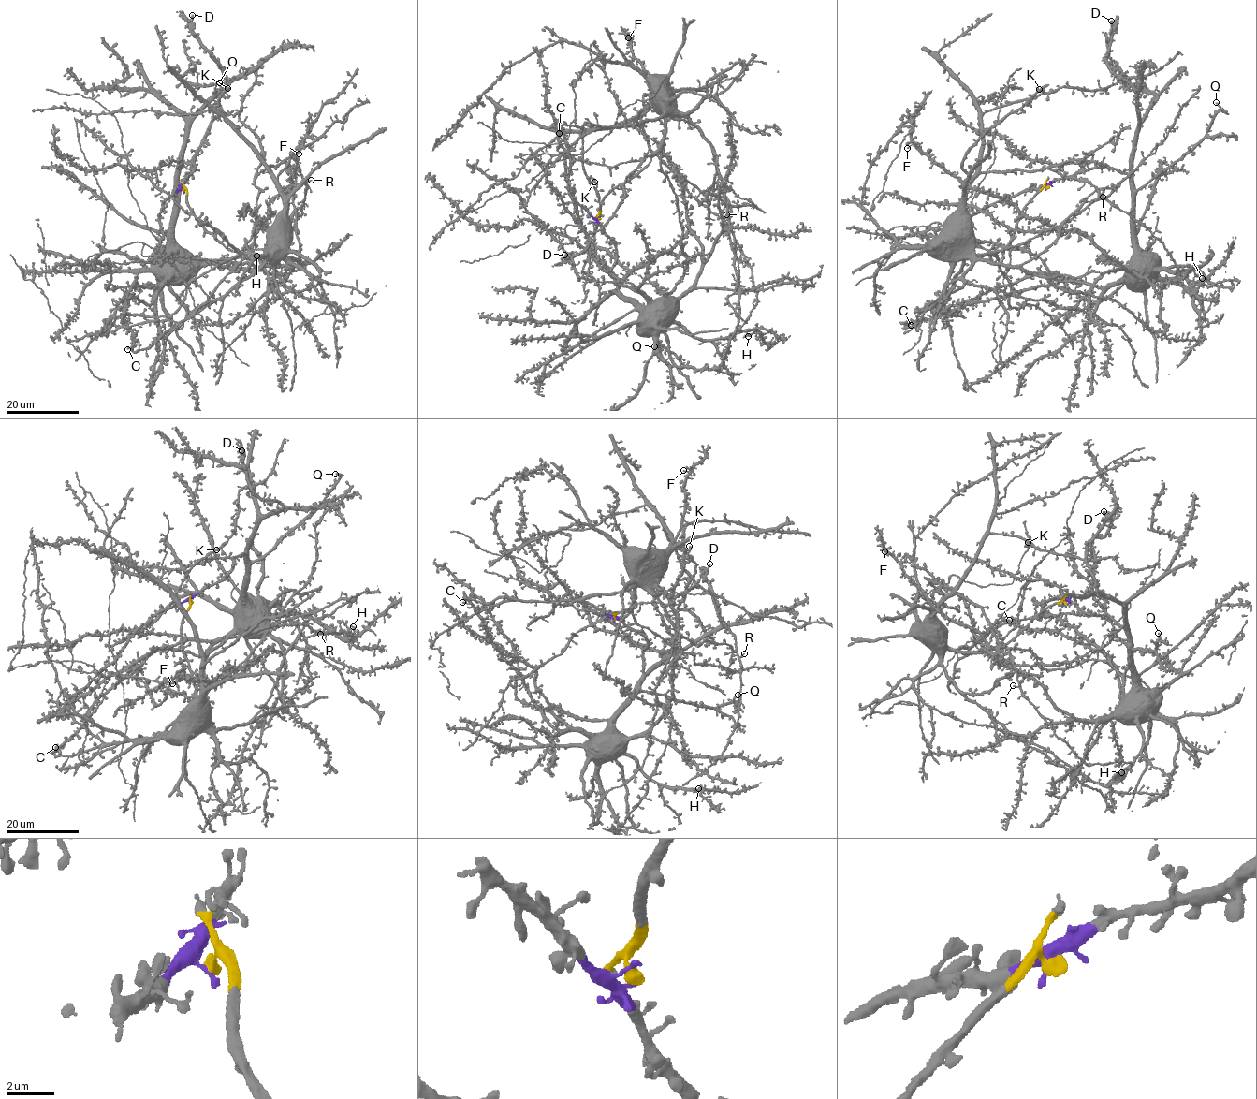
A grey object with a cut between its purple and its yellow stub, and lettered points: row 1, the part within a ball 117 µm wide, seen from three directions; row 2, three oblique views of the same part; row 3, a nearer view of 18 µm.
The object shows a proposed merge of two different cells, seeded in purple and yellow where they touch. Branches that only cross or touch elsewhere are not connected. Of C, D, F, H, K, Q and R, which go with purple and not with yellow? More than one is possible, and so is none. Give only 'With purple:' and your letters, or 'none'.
With purple: C, D, F, H, Q

